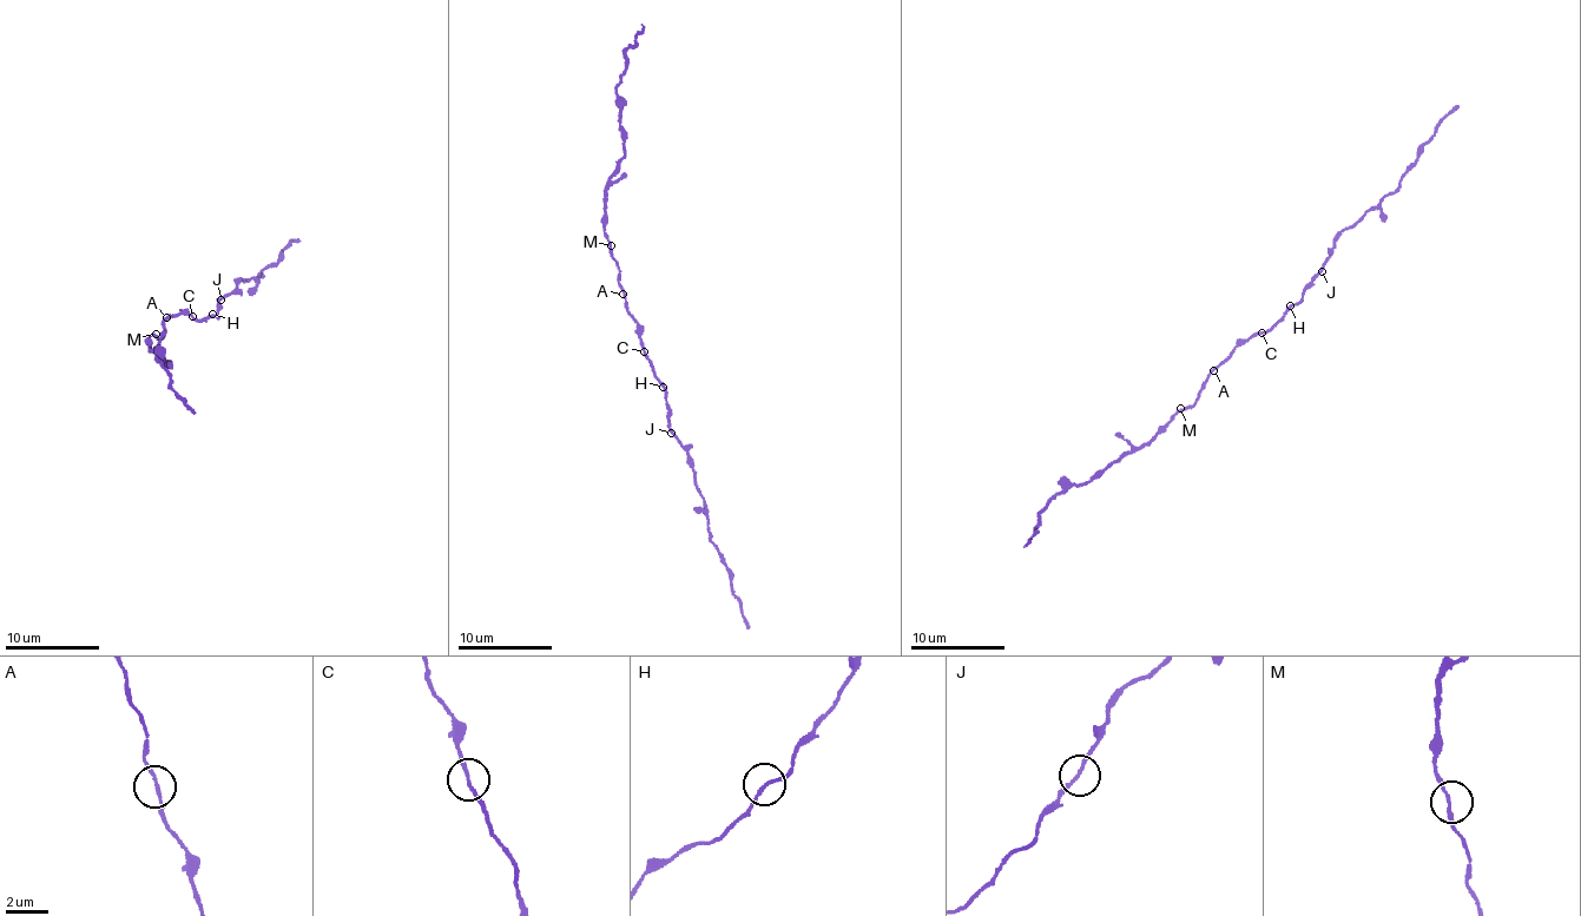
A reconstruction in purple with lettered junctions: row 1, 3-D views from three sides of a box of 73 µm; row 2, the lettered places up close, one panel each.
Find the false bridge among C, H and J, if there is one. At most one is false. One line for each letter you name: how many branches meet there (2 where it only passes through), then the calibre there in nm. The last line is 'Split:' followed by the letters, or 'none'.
Split: none

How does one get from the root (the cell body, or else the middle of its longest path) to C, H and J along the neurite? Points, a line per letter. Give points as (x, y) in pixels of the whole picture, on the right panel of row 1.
C: (1233, 353), (1237, 346), (1262, 333)
H: (1233, 353), (1257, 333), (1271, 330), (1290, 305)
J: (1233, 353), (1237, 346), (1257, 333), (1271, 330), (1282, 321), (1289, 307), (1303, 297), (1303, 289), (1322, 271)

